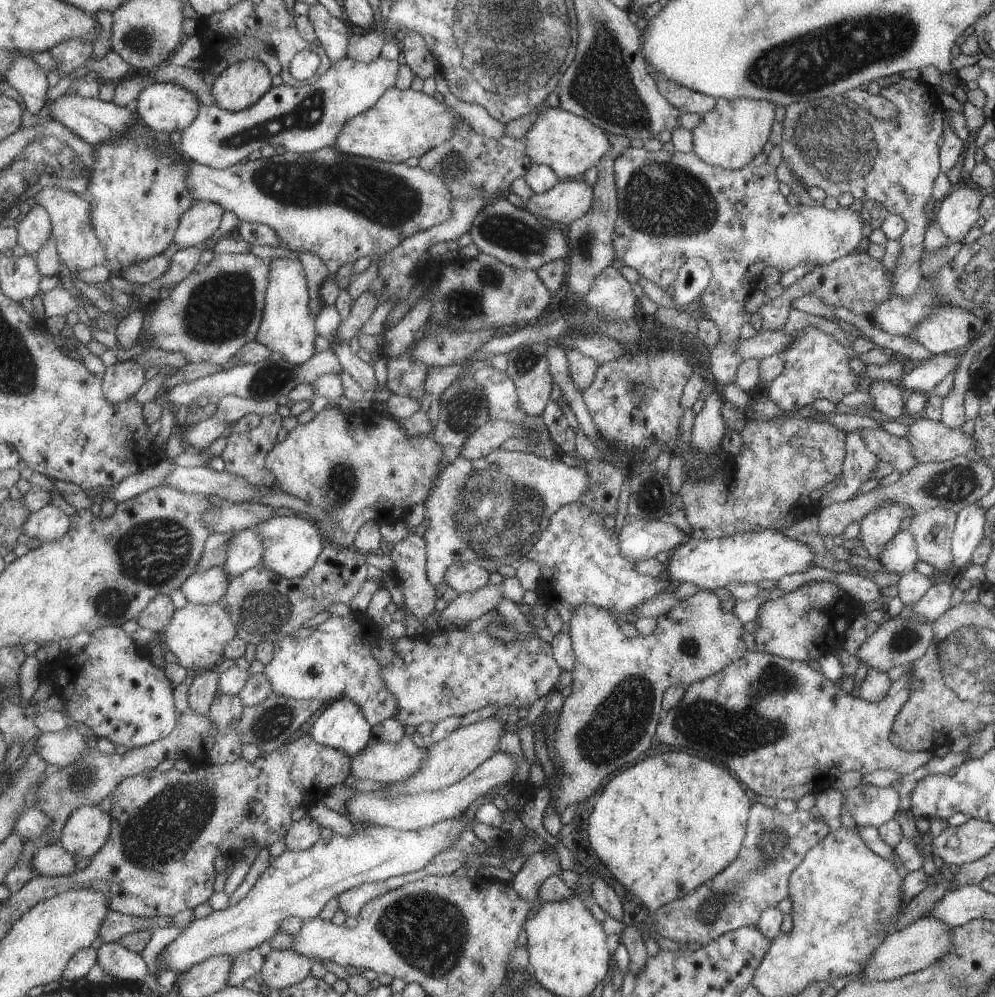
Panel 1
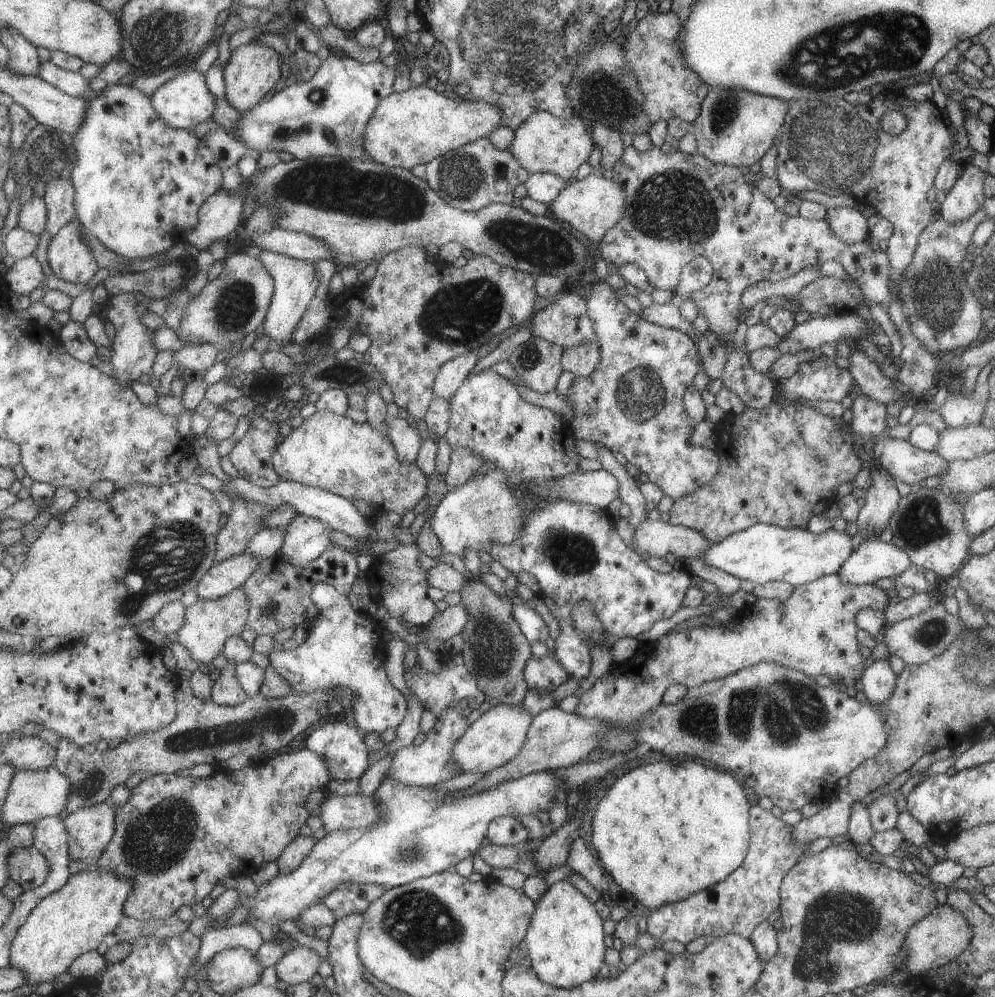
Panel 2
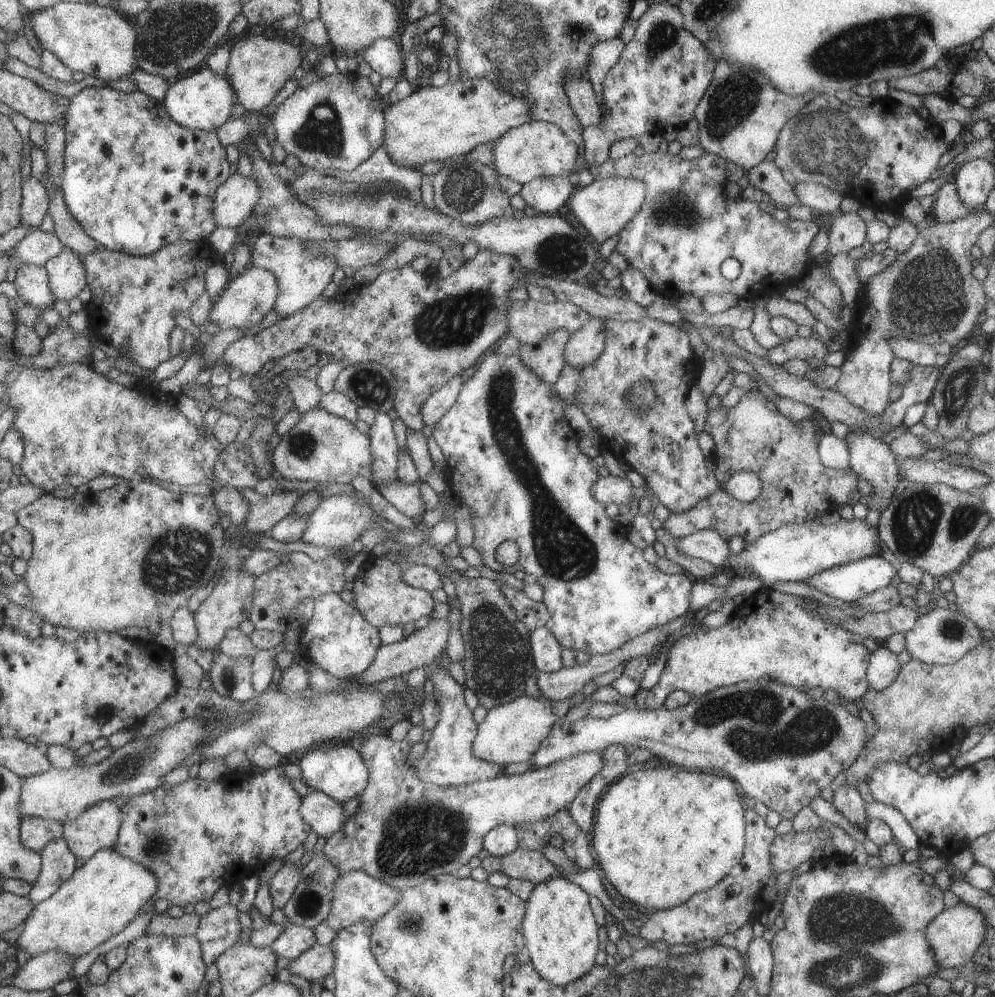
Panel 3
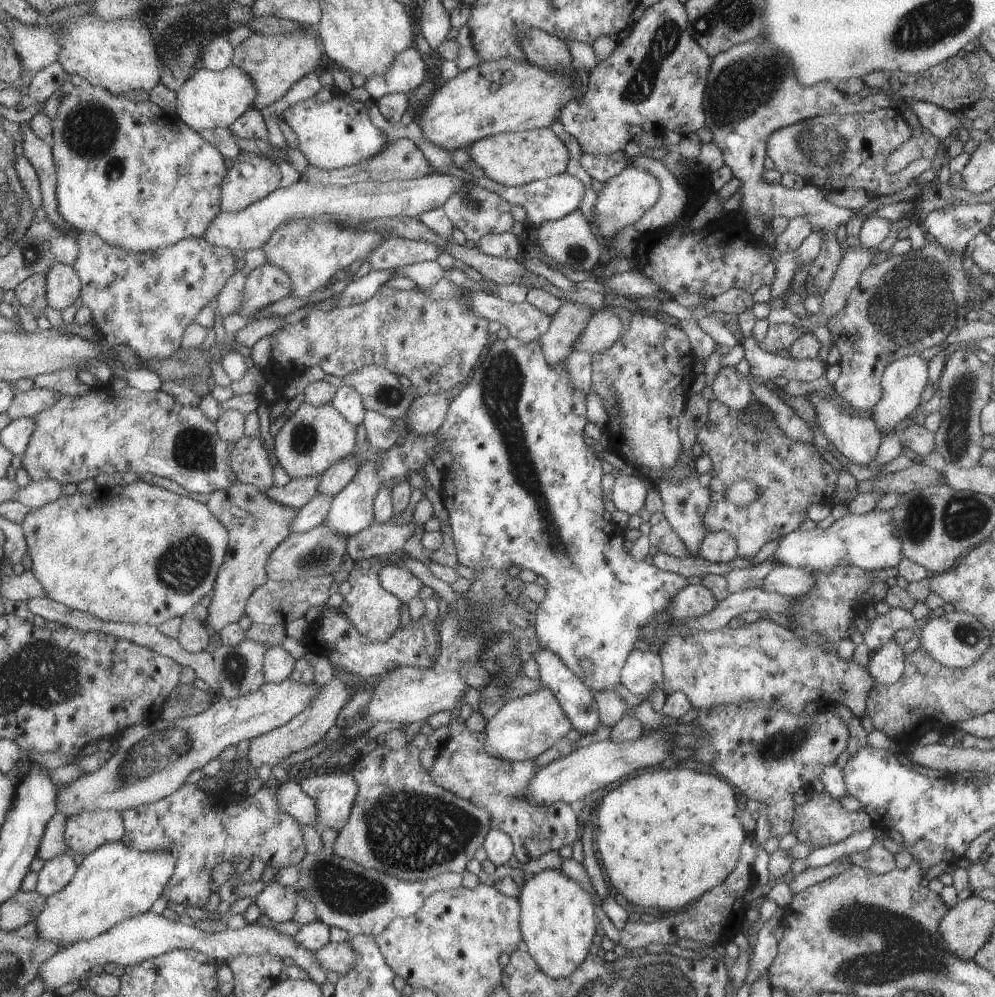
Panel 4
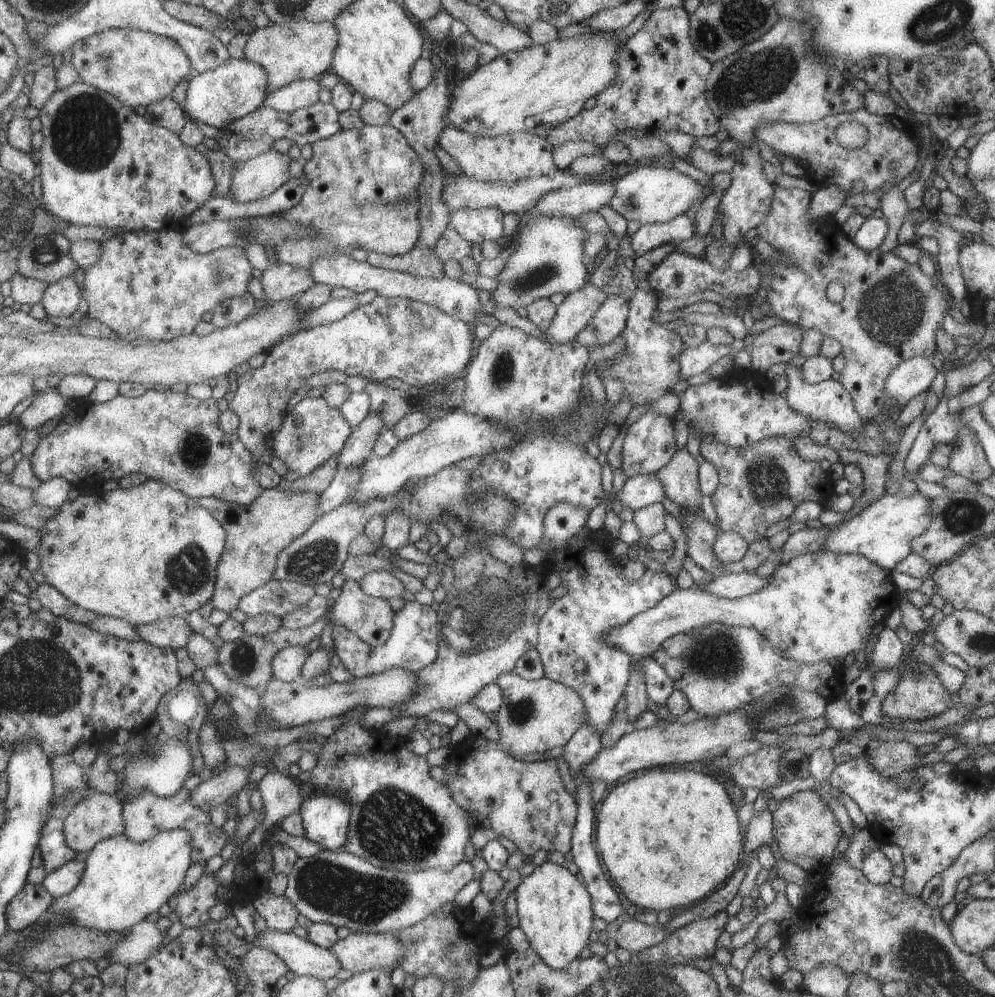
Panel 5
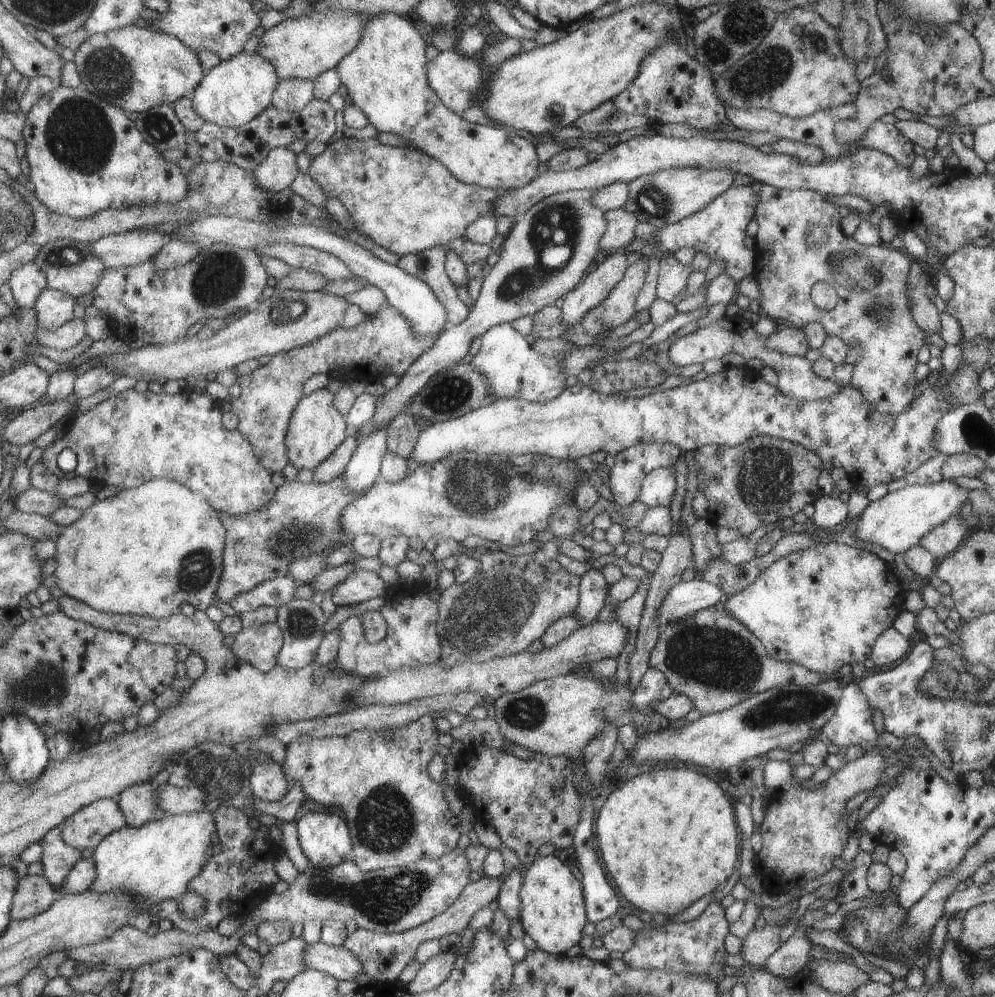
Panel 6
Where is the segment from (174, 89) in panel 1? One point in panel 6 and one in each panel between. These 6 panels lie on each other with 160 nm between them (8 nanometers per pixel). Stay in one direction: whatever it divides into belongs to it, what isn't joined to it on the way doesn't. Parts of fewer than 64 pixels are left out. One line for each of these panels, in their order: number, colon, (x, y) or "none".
2: (184, 101)
3: (203, 100)
4: (209, 99)
5: (217, 97)
6: (232, 93)

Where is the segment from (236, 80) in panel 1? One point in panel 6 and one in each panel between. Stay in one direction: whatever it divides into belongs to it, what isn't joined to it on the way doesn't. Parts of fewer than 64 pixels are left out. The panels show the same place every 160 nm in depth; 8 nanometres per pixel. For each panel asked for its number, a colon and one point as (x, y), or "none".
2: (250, 72)
3: (257, 67)
4: (273, 62)
5: (301, 49)
6: (303, 47)

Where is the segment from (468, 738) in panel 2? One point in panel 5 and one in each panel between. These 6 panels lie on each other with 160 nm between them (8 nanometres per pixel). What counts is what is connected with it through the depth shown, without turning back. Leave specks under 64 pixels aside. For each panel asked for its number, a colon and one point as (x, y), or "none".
3: (511, 732)
4: (522, 728)
5: (535, 715)

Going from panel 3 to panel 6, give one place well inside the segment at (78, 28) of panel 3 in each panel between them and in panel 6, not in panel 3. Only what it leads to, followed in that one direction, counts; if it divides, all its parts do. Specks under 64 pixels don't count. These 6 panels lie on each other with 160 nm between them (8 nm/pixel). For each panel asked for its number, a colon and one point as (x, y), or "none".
4: (120, 55)
5: (139, 67)
6: (136, 69)

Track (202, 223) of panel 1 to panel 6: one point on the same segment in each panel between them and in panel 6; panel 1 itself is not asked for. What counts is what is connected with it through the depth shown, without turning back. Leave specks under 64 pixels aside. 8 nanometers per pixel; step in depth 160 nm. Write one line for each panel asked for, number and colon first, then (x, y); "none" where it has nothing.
2: (220, 213)
3: (235, 199)
4: (251, 177)
5: (256, 178)
6: (276, 172)

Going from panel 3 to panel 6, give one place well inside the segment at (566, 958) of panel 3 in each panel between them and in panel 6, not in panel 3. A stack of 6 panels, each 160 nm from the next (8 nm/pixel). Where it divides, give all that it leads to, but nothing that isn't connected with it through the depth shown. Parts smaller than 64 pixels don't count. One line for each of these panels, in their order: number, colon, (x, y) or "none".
4: (557, 922)
5: (552, 907)
6: (552, 914)

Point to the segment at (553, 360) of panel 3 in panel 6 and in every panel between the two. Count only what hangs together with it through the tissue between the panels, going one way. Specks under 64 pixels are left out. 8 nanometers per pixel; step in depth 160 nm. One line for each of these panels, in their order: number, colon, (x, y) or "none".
4: (567, 323)
5: (574, 312)
6: (598, 283)

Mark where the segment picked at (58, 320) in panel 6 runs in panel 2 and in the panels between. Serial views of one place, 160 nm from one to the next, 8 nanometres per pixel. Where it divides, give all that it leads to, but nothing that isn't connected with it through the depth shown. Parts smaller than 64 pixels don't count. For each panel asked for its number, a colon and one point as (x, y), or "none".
2: (69, 255)
3: (68, 276)
4: (64, 283)
5: (62, 298)

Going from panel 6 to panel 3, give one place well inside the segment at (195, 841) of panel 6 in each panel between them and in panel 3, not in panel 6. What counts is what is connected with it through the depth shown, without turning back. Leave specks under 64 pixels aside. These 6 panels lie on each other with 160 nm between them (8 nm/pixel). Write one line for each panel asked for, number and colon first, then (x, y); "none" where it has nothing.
3: (107, 893)
4: (114, 883)
5: (125, 880)

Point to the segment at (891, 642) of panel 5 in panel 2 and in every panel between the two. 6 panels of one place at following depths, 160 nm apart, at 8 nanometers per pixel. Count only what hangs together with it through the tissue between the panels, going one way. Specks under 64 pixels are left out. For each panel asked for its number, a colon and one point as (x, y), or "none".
2: (877, 683)
3: (883, 668)
4: (885, 665)

